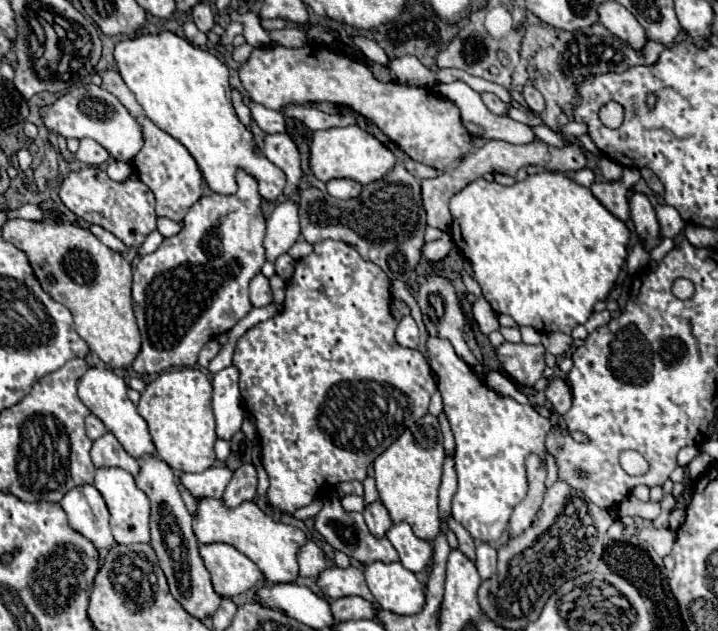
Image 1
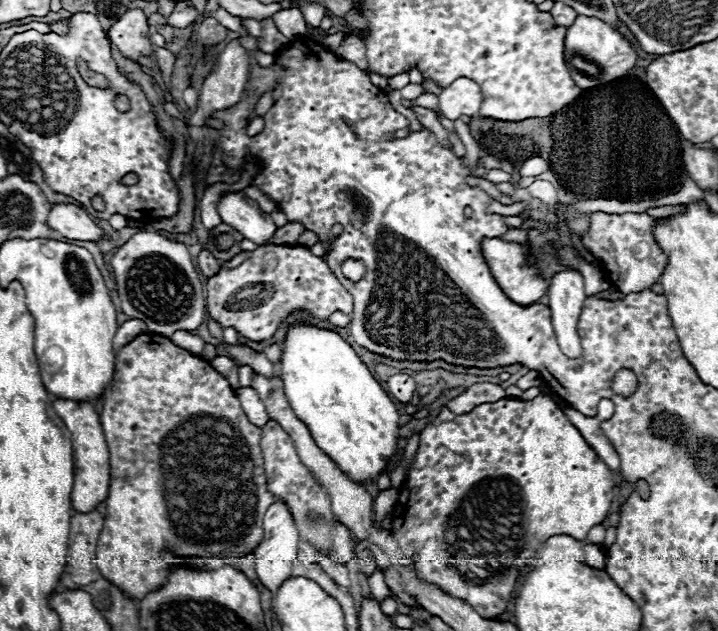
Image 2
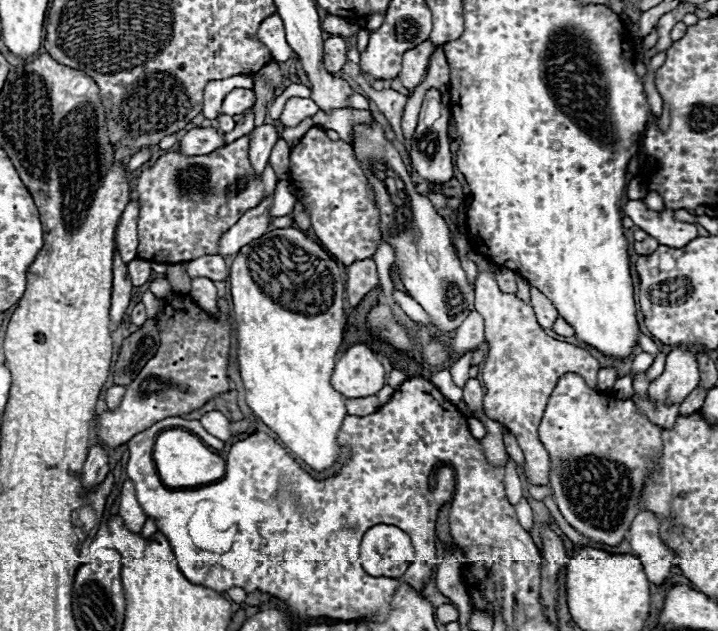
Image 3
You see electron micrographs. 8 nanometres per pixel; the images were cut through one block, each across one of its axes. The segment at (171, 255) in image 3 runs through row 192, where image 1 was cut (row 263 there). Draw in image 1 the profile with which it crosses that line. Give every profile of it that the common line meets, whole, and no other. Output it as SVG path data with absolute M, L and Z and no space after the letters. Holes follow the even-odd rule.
M238 172L238 192L236 192L234 196L236 196L242 204L210 204L208 200L198 200L198 202L194 202L194 204L190 206L186 218L184 218L182 230L180 230L176 236L164 238L164 242L160 244L160 248L158 248L156 252L152 252L152 254L148 254L148 256L144 256L144 258L138 260L136 270L134 270L136 276L134 276L134 280L132 280L134 316L136 316L136 322L138 322L138 328L140 328L140 336L142 336L142 350L140 350L140 354L138 354L138 356L134 358L134 362L132 362L132 368L134 368L136 374L140 374L140 376L156 376L156 374L160 374L162 370L172 368L172 366L194 366L196 360L198 360L200 348L202 348L208 340L212 340L212 338L216 338L216 336L228 332L240 318L244 318L244 316L252 310L252 304L250 304L250 300L248 300L248 284L250 284L250 280L260 272L262 264L266 262L264 248L262 248L262 240L264 240L264 232L266 232L266 220L264 220L262 210L260 210L262 200L260 200L260 196L258 196L258 184L256 184L256 180L254 180L252 176L248 176L246 172Z

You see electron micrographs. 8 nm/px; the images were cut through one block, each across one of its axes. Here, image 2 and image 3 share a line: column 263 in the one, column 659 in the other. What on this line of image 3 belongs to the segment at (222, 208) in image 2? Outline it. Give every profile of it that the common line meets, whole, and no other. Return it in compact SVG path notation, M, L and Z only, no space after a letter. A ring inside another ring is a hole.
M628 200L624 206L624 216L632 218L632 222L644 230L648 236L656 238L658 244L684 248L690 240L698 238L696 224L680 222L674 218L674 210L664 208L660 212L650 210L644 200Z

